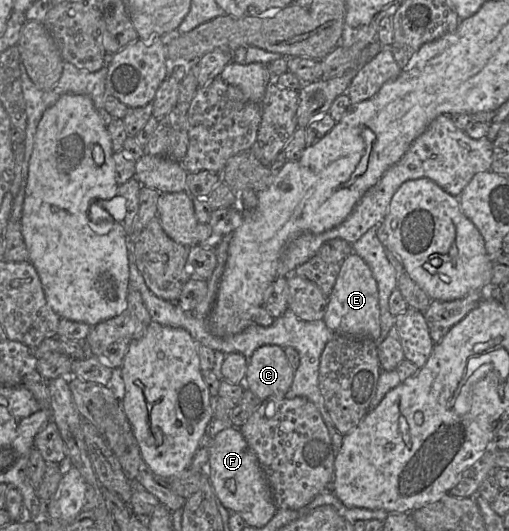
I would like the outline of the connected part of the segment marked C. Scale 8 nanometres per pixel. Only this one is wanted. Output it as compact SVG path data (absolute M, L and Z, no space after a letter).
M263 345L248 360L244 389L249 389L261 401L285 397L294 378L282 347Z

